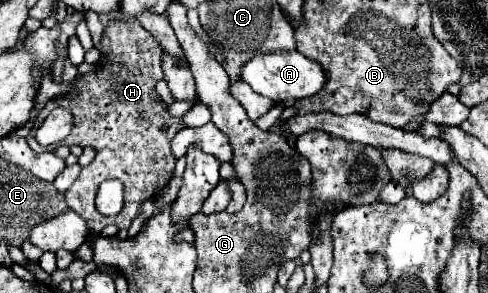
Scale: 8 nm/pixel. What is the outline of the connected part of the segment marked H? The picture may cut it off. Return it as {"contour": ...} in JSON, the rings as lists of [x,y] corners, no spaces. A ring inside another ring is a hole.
{"contour":[[[112,20],[104,28],[100,54],[98,68],[78,76],[72,90],[58,100],[58,106],[70,108],[74,114],[74,128],[64,144],[92,146],[98,150],[94,162],[82,168],[76,184],[66,190],[66,204],[88,222],[90,232],[100,232],[108,224],[126,230],[130,228],[132,220],[140,214],[142,202],[156,198],[174,176],[176,158],[170,150],[170,140],[176,130],[186,128],[182,118],[168,112],[168,104],[162,102],[154,88],[156,82],[162,80],[162,50],[148,30],[138,22]],[[164,124],[168,126],[168,132],[162,132]],[[112,178],[124,184],[124,208],[116,216],[102,216],[94,206],[94,198],[98,186]]]}

